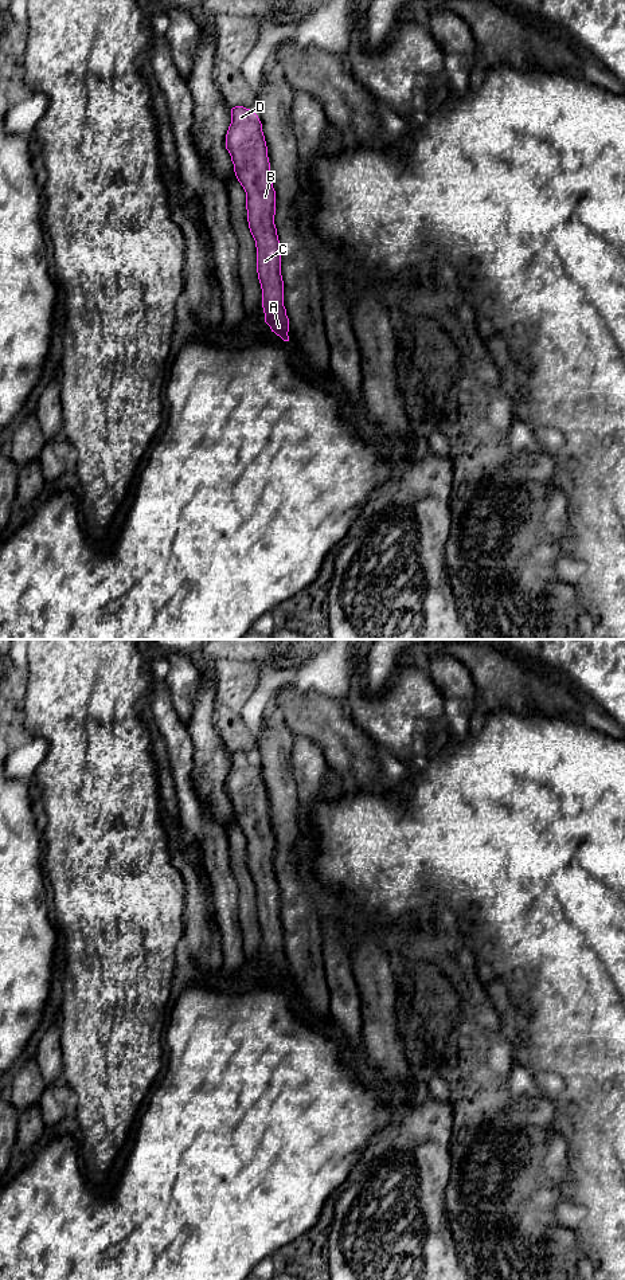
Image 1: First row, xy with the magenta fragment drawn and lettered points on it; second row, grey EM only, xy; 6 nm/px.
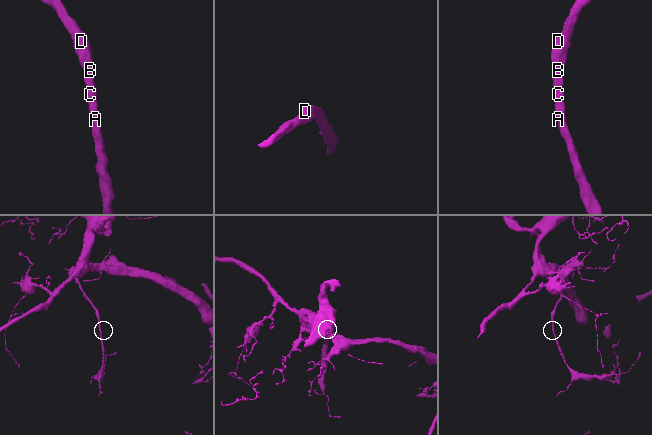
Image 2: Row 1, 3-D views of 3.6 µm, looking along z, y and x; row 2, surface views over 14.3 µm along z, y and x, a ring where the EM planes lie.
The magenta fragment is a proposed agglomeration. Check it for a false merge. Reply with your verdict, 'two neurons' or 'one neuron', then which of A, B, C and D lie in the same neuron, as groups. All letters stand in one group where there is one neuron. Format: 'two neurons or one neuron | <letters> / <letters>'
one neuron | A B C D

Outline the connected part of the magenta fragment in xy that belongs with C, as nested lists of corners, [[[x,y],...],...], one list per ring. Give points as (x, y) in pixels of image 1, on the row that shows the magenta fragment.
[[[243,106],[231,109],[226,149],[231,156],[235,176],[246,192],[247,222],[257,247],[257,273],[262,289],[265,322],[272,332],[289,341],[281,243],[274,224],[276,191],[262,124],[255,111]]]

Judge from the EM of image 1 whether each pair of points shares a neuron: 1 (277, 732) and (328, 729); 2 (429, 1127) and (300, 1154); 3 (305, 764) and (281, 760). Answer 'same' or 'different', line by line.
1: different
2: different
3: different

